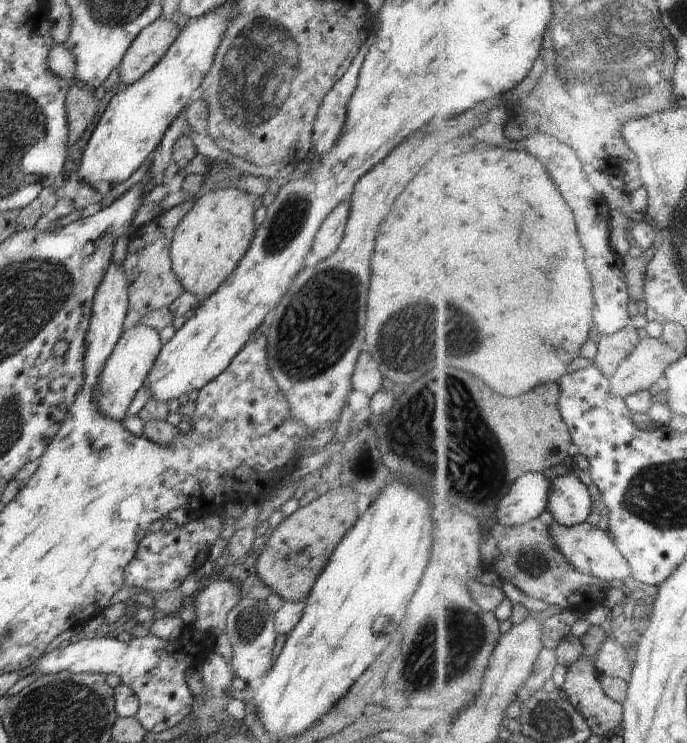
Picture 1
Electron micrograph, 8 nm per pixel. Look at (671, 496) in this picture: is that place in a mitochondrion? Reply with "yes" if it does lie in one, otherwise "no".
yes

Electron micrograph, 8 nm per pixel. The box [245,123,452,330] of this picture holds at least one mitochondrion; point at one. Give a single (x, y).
(289, 217)

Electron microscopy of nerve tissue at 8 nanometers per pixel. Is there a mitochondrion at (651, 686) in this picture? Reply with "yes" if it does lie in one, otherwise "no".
no

